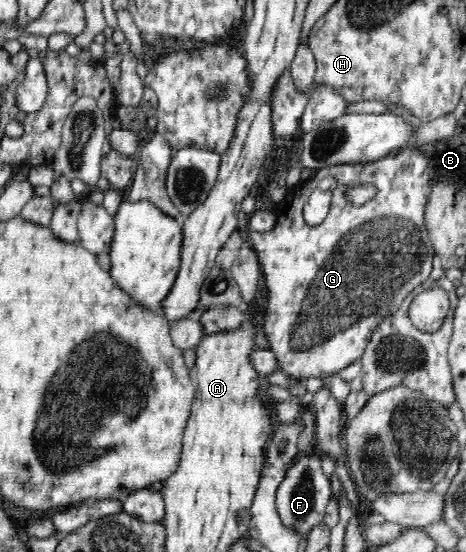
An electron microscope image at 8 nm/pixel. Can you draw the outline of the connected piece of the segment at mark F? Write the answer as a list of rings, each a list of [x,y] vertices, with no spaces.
[[[307,451],[300,453],[295,459],[294,465],[287,471],[287,477],[276,489],[276,507],[283,523],[288,527],[298,528],[302,533],[309,535],[309,531],[322,523],[326,505],[332,495],[332,485],[324,474],[321,459],[317,453]]]

